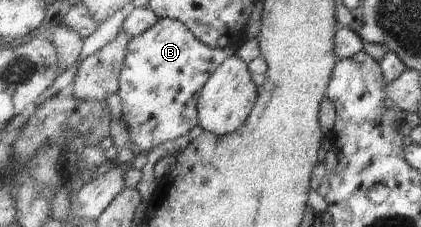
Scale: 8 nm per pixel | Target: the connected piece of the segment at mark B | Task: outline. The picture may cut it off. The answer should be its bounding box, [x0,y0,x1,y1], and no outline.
[118,18,236,152]

